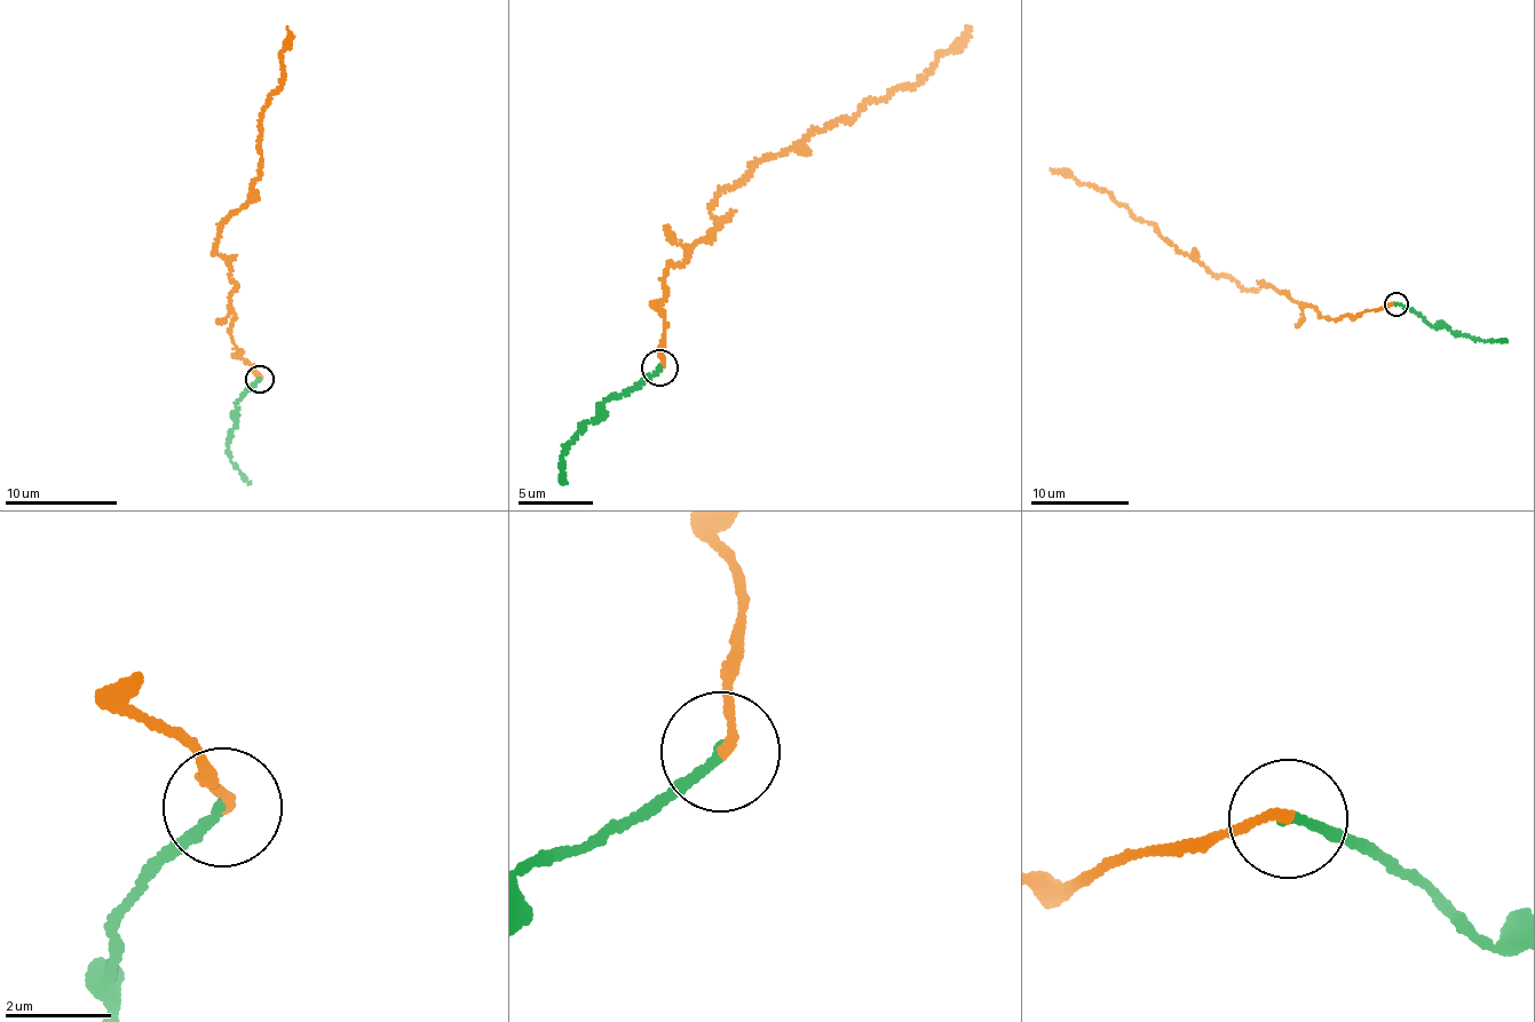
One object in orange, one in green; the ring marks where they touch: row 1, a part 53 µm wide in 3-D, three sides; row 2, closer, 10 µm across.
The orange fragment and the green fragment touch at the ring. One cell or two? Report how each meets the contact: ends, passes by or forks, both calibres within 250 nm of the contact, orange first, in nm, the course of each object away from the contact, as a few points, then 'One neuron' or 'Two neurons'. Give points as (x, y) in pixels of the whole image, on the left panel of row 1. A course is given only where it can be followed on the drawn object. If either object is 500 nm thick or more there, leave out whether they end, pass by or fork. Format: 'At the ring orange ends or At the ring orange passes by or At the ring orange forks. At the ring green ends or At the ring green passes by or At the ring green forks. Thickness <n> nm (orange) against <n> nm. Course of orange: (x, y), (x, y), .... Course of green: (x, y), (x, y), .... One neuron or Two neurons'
At the ring orange ends. At the ring green ends. Thickness 180 nm (orange) against 180 nm. Course of orange: (260, 378), (232, 341), (231, 275), (212, 252), (258, 180), (287, 26). Course of green: (260, 378), (240, 395), (227, 449), (235, 466), (251, 483). One neuron

